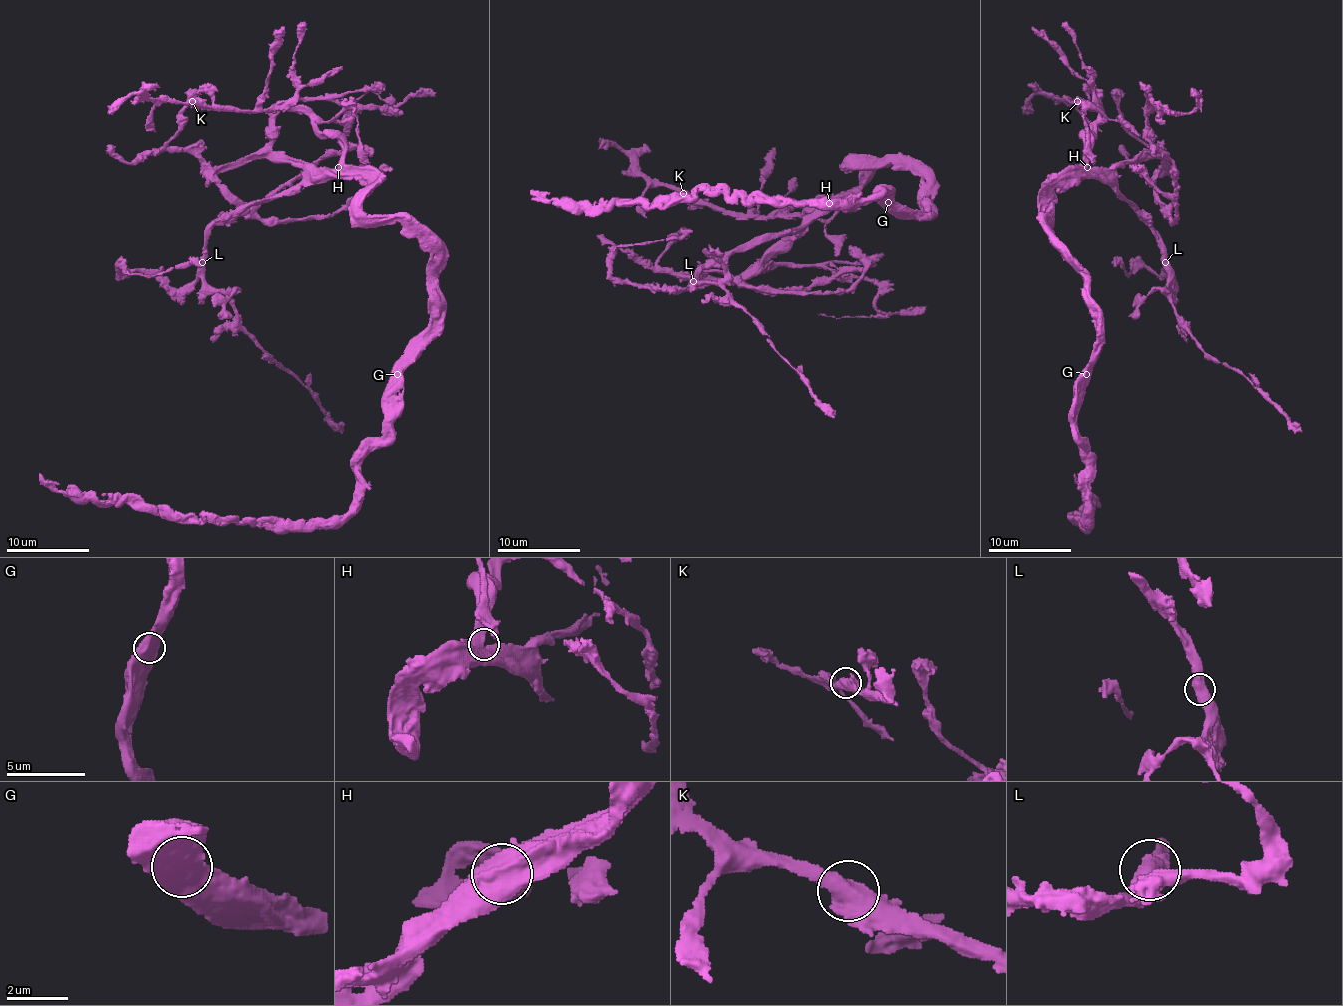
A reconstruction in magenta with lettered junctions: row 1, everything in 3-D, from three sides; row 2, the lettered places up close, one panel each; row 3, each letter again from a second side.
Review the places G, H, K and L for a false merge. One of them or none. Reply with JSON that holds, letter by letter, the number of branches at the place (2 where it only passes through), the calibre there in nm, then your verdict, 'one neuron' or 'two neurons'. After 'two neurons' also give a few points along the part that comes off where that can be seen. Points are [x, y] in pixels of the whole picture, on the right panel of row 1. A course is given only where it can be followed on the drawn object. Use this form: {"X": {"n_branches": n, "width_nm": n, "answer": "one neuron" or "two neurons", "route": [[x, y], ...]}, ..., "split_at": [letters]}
{"G": {"n_branches": 2, "width_nm": 750, "answer": "one neuron"}, "H": {"n_branches": 2, "width_nm": 750, "answer": "one neuron"}, "K": {"n_branches": 2, "width_nm": 650, "answer": "one neuron"}, "L": {"n_branches": 2, "width_nm": 650, "answer": "one neuron"}, "split_at": []}

